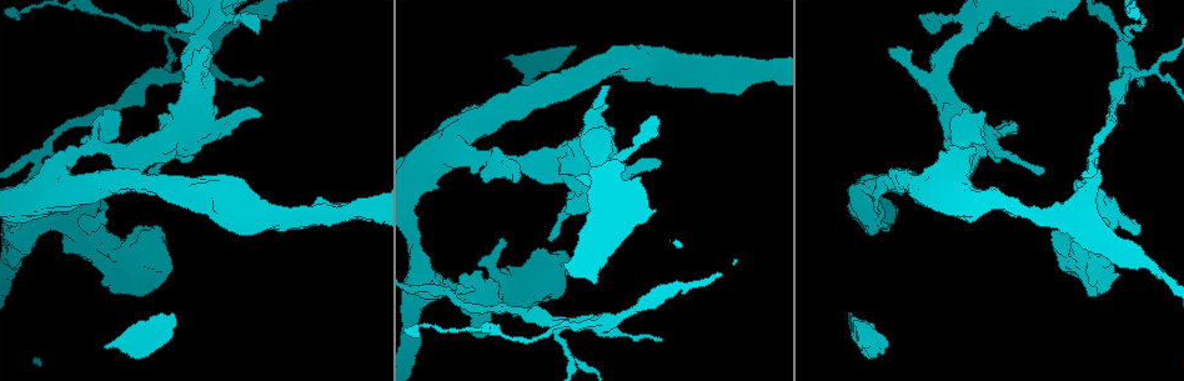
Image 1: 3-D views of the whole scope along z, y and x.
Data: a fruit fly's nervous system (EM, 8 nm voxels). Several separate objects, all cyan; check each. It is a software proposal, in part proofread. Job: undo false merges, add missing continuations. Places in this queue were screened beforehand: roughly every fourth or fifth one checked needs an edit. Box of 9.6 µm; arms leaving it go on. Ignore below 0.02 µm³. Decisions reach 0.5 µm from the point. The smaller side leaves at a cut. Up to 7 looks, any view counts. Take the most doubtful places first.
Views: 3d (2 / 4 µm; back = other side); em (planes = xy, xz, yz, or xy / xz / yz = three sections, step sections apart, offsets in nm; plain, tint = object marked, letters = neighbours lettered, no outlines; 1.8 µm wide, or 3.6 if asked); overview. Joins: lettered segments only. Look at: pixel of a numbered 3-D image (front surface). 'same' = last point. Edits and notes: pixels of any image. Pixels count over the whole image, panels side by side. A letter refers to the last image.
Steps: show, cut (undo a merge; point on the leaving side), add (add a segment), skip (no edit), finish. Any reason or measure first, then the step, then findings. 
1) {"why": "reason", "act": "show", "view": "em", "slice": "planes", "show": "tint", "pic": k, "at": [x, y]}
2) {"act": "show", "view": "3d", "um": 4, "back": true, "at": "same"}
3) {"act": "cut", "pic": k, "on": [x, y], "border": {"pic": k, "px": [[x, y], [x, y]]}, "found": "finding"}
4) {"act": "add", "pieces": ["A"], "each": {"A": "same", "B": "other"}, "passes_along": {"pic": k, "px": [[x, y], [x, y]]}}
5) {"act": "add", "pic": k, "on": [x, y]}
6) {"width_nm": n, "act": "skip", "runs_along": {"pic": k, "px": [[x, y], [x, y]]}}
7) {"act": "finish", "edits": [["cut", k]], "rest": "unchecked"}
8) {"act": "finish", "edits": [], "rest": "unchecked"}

{"why": "calibre changes", "act": "show", "view": "em", "slice": "planes", "show": "tint", "pic": 1, "at": [1124, 47]}

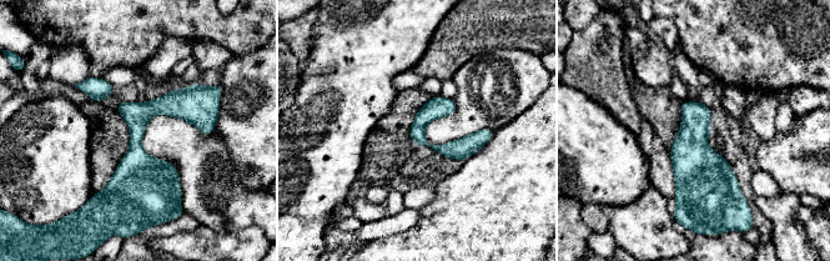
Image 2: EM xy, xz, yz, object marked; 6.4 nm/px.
{"why": "what lies round it", "act": "show", "view": "em", "slice": "planes", "show": "letters", "at": "same"}

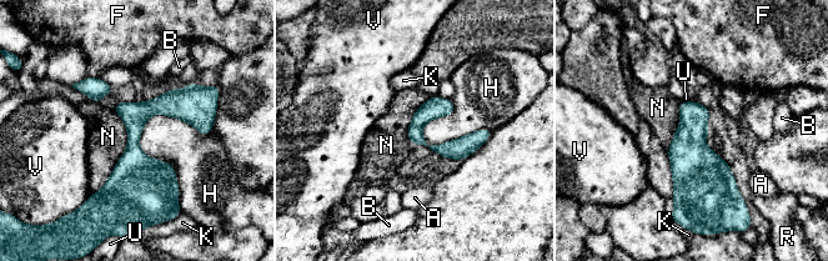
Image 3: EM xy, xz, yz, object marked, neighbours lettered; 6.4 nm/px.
{"act": "skip", "each": {"A": "other", "B": "other", "F": "other", "H": "other", "K": "other", "N": "other", "R": "other", "U": "other", "V": "other"}, "runs_along": {"pic": 3, "px": [[410, 130], [437, 149], [487, 134]]}, "found": "one neuron here"}

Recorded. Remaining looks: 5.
{"why": "side arm on a straight run", "act": "show", "view": "em", "slice": "xy", "step": 4, "show": "tint", "pic": 1, "at": [435, 285]}

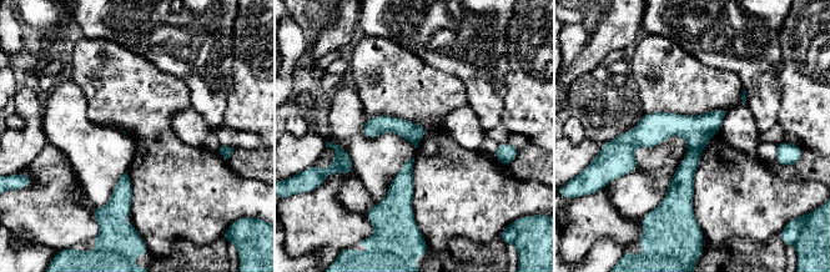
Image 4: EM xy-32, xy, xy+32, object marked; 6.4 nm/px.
{"act": "show", "view": "em", "slice": "planes", "show": "letters", "at": "same"}

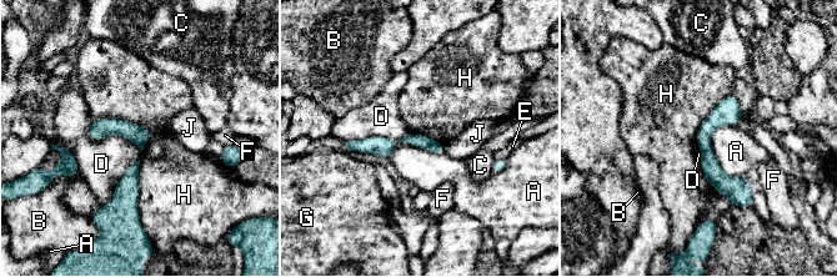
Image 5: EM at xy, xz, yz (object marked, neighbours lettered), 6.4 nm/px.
{"width_nm": 90, "act": "skip", "each": {"A": "other", "B": "other", "C": "other", "D": "other", "E": "other", "F": "other", "G": "other", "H": "other", "J": "other"}, "found": "one neuron here"}

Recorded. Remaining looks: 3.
{"act": "show", "view": "3d", "um": 2, "pic": 1, "at": [122, 105]}

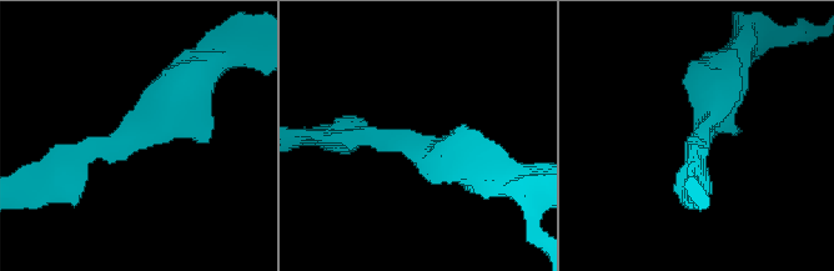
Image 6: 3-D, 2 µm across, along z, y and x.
{"arm_widths_nm": [160, 300], "act": "show", "view": "em", "um": 3.6, "slice": "planes", "show": "tint", "pic": 6, "at": [139, 139]}

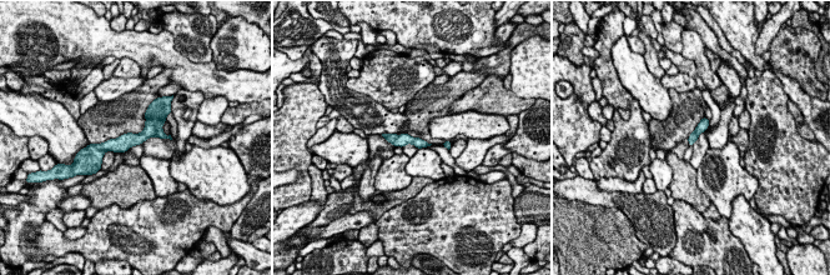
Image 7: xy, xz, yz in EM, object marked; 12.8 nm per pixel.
{"act": "show", "view": "em", "um": 3.6, "slice": "planes", "show": "letters", "at": "same"}

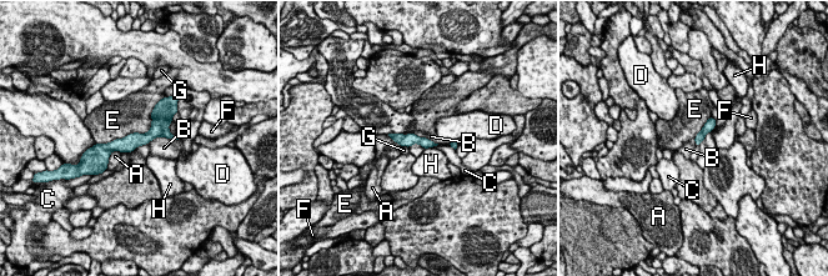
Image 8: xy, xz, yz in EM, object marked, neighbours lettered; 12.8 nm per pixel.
{"longest_contact_nm": ["E", 1000], "act": "skip", "each": {"A": "other", "B": "other", "C": "other", "D": "other", "E": "other", "F": "other", "G": "other", "H": "other"}, "runs_along": {"pic": 8, "px": [[167, 120], [144, 139], [104, 147]]}, "found": "all the same neuron"}

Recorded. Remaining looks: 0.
{"act": "finish", "edits": [], "rest": "unchecked"}

